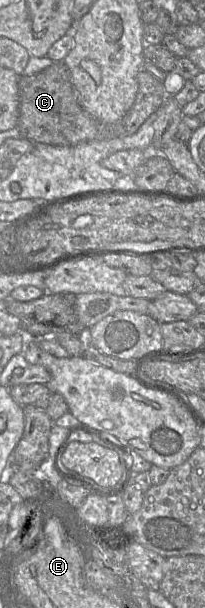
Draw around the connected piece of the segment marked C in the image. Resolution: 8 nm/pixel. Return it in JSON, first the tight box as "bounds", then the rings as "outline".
{"bounds":[16,62,166,146],"outline":[[[54,62],[51,66],[30,76],[20,75],[16,128],[22,138],[33,143],[57,146],[74,146],[82,142],[110,140],[132,135],[151,114],[159,109],[166,98],[163,82],[148,71],[140,70],[137,81],[138,91],[132,107],[119,121],[104,123],[90,115],[80,105],[70,71],[64,62]]]}

